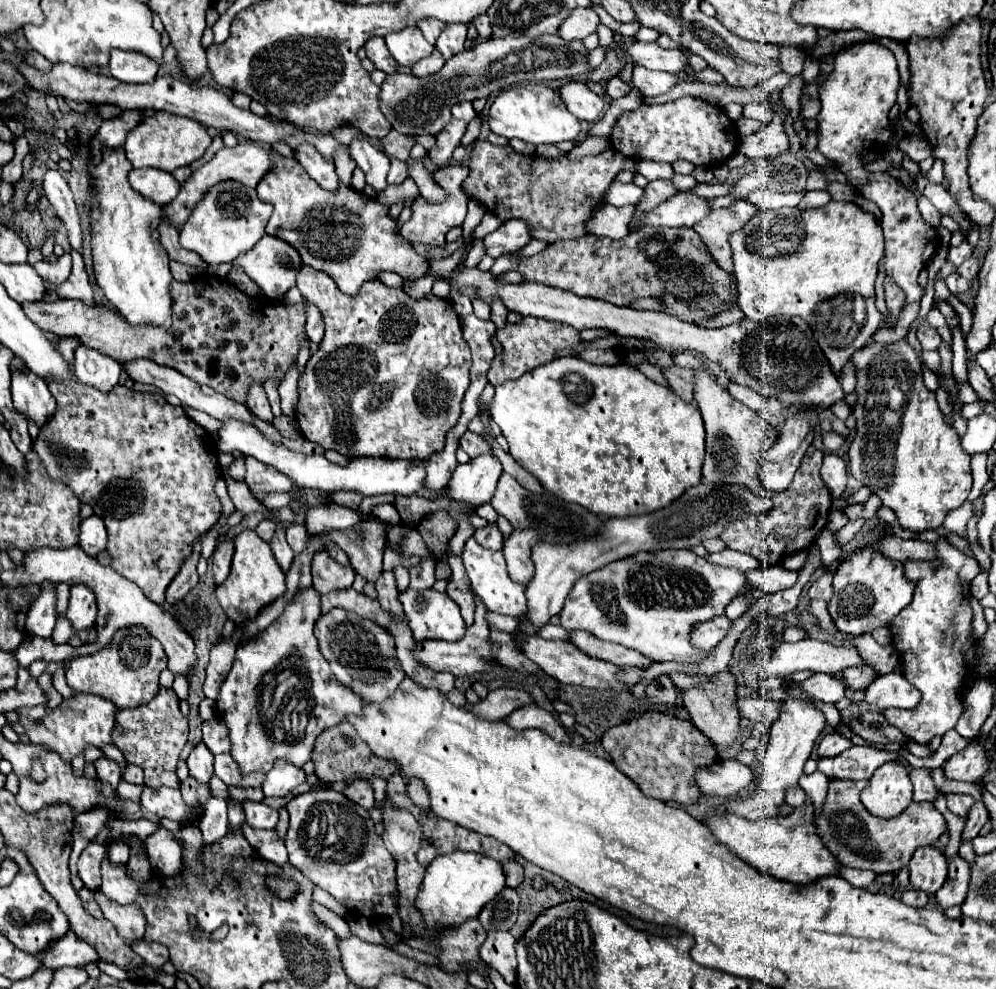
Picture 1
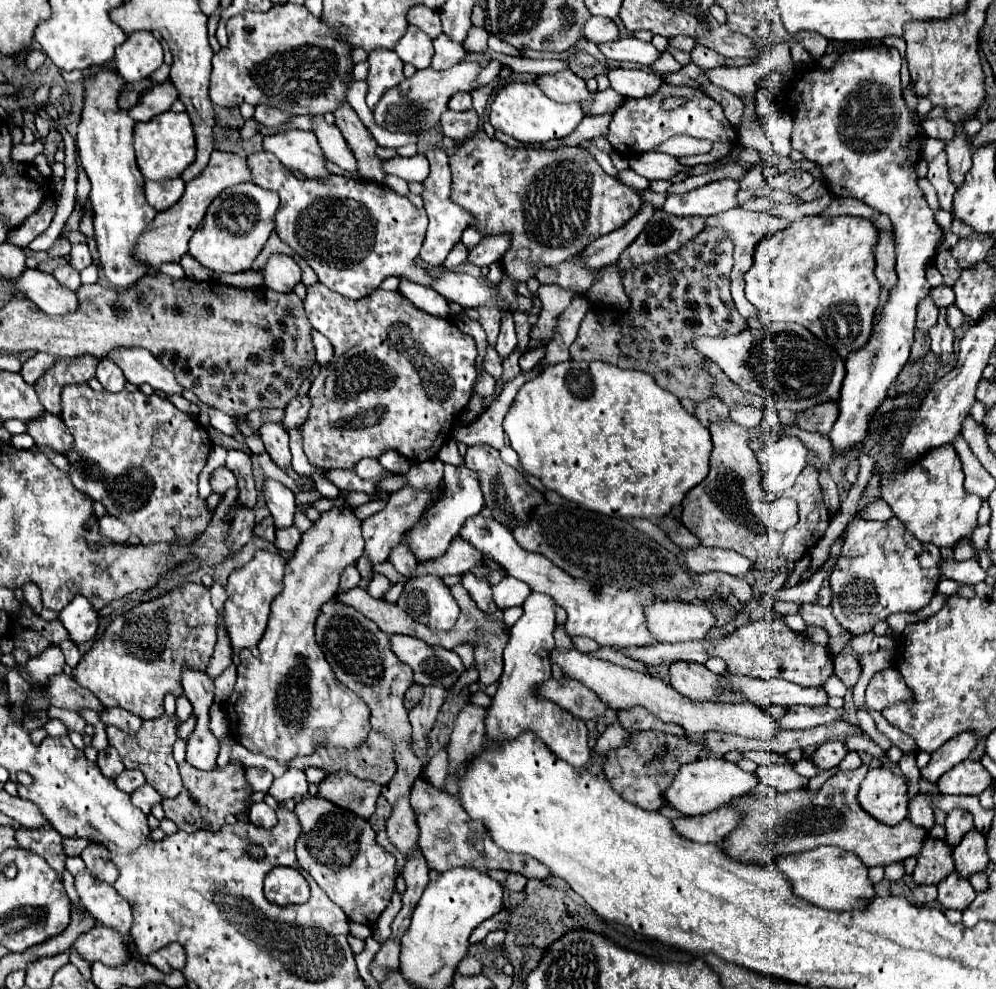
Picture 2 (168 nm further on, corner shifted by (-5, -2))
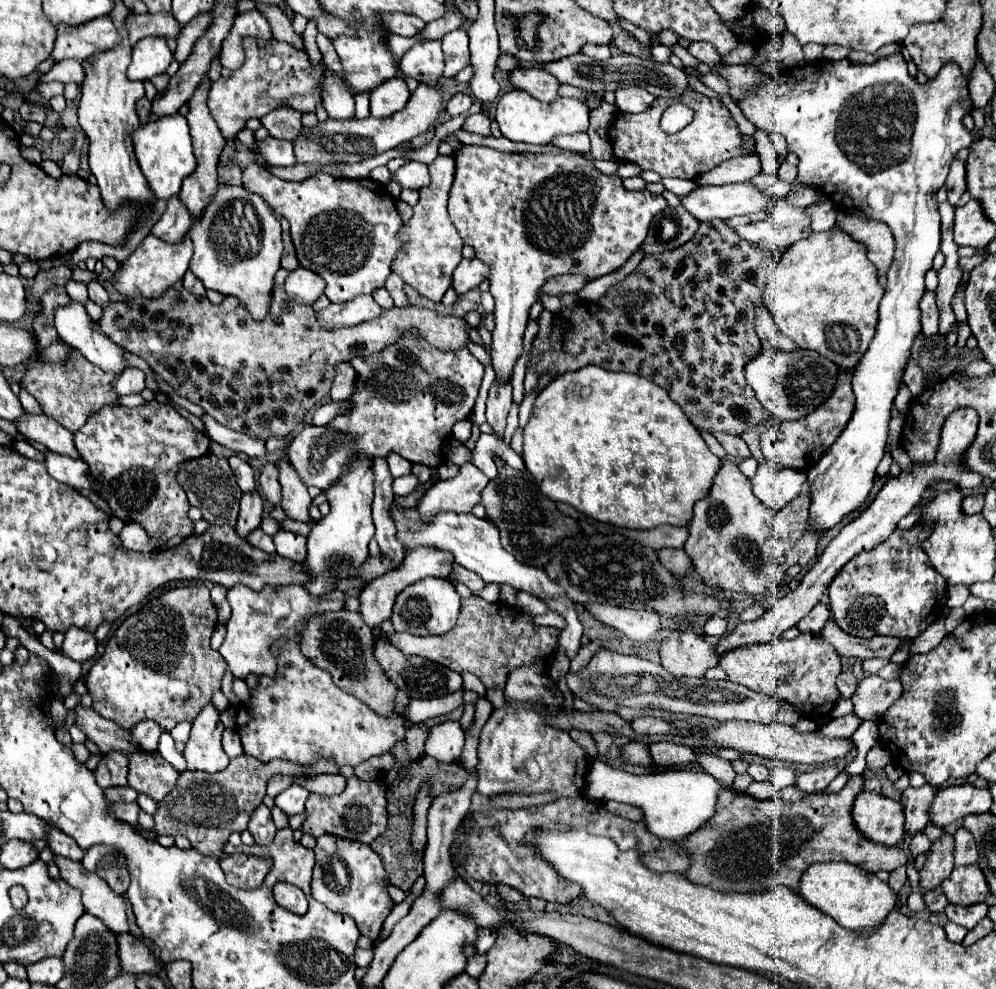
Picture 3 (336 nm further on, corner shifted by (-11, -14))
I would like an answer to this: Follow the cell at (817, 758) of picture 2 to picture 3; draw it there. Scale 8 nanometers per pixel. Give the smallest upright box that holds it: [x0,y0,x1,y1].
[798,766,840,792]

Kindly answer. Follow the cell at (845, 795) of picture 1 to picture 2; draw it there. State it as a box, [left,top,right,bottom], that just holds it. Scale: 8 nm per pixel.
[720,766,928,868]

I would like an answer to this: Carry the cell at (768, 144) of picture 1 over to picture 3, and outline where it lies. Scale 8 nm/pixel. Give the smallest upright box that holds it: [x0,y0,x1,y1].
[696,154,762,184]

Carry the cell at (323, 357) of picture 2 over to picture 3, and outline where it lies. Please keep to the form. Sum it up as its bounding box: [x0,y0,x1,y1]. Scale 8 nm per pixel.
[330,362,356,402]

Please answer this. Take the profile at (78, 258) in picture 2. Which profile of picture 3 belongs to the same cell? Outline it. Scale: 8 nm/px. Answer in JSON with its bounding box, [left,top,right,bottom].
[88,280,108,306]

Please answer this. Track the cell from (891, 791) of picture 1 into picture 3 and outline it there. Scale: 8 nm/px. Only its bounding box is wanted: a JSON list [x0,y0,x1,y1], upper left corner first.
[854,792,904,846]

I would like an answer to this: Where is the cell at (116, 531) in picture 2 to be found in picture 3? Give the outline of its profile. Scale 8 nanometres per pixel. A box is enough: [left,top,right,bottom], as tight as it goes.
[118,524,162,552]

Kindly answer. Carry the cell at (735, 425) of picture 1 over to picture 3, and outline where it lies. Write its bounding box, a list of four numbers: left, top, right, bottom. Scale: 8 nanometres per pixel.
[684,460,824,594]

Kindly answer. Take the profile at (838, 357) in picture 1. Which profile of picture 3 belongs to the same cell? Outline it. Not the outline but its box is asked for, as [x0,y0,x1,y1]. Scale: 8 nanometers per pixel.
[762,228,884,370]

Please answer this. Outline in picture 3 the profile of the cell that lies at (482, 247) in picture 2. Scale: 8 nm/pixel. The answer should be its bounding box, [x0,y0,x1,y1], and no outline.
[452,258,490,294]

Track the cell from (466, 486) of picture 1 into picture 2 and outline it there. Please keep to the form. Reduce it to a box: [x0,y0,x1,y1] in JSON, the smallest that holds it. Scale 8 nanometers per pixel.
[406,464,484,564]

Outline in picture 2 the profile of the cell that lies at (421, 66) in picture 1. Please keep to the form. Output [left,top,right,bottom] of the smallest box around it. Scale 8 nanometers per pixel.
[432,34,468,70]

